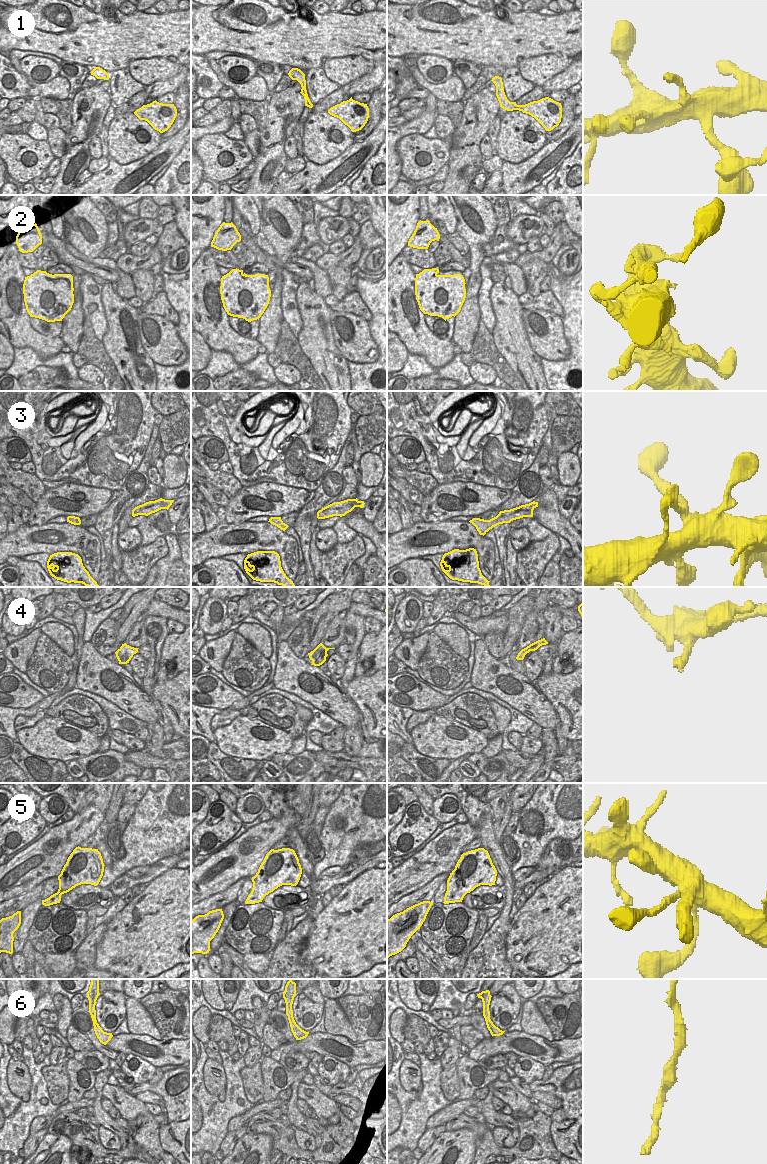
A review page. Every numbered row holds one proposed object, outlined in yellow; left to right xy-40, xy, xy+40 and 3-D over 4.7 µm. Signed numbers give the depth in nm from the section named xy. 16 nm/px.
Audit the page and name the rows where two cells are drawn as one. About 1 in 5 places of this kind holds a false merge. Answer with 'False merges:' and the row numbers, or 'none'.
False merges: 2

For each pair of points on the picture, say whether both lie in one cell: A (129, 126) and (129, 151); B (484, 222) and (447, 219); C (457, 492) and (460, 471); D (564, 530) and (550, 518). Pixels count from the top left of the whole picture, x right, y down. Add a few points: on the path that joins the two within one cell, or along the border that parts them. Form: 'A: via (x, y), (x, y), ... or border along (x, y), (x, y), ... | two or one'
A: via (125, 131), (129, 138), (129, 144) | one
B: border along (451, 205), (456, 218), (456, 231) | two
C: border along (438, 483), (472, 481), (482, 485) | two
D: via (561, 527), (553, 520) | one

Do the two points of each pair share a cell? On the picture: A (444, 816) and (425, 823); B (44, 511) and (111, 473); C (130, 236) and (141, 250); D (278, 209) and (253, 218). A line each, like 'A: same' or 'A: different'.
A: different
B: different
C: different
D: different

